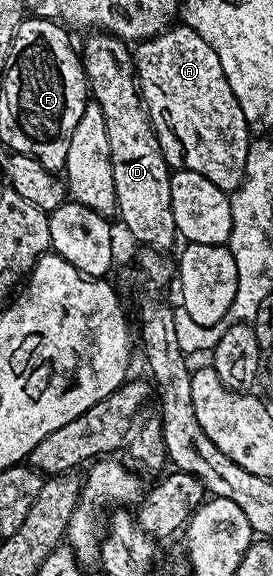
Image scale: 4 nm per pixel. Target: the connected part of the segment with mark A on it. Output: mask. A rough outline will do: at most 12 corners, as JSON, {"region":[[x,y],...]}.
{"region":[[190,26],[136,43],[145,111],[170,167],[223,191],[251,127]]}

